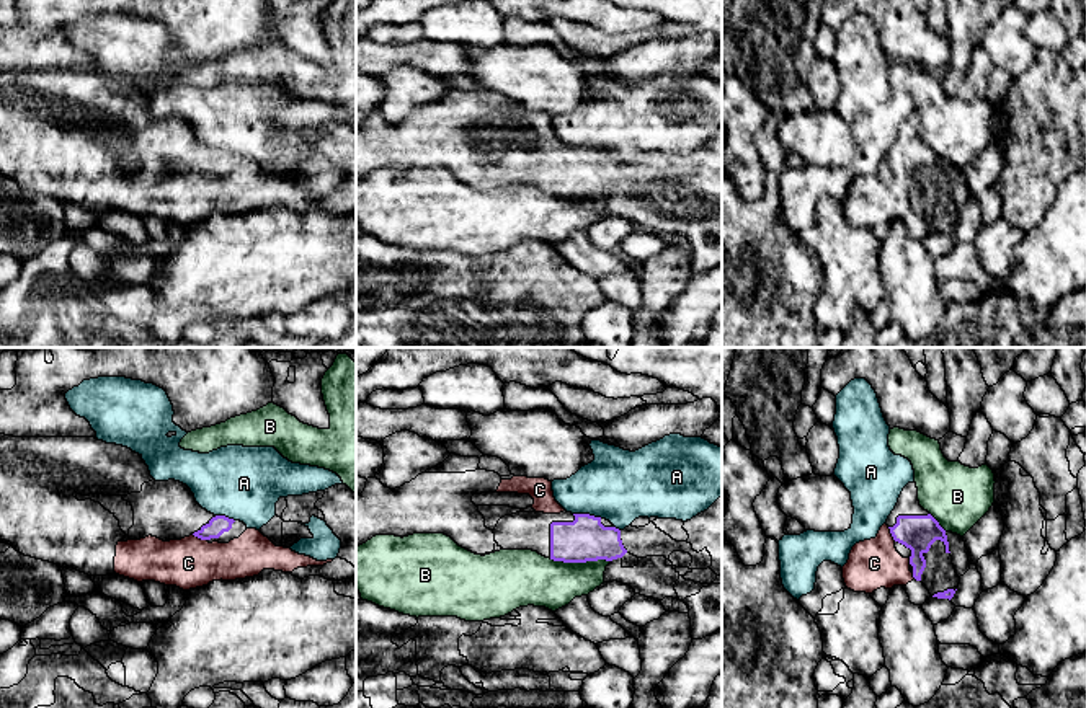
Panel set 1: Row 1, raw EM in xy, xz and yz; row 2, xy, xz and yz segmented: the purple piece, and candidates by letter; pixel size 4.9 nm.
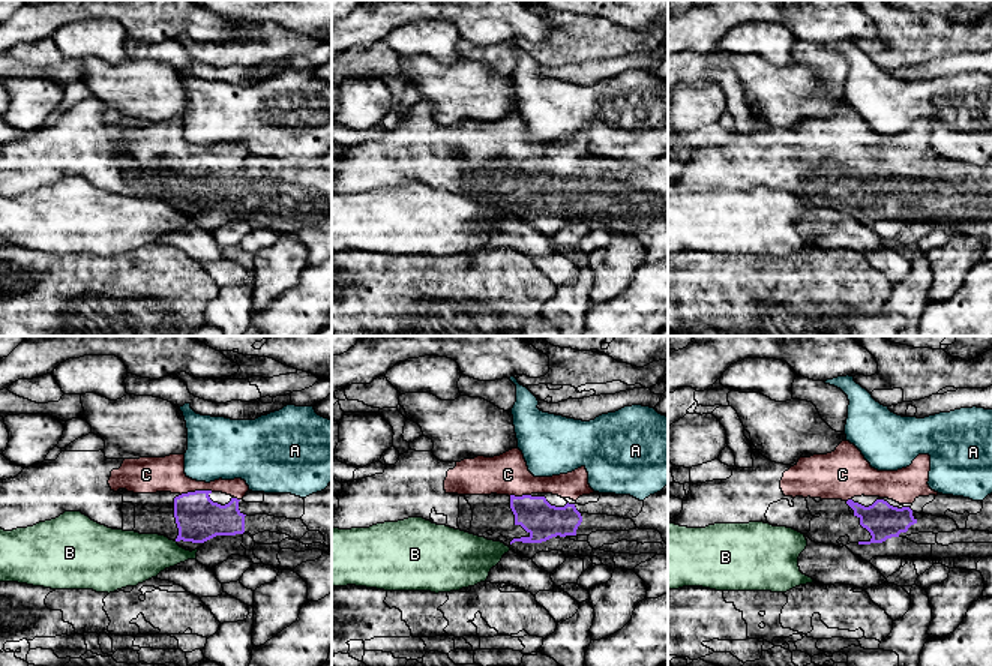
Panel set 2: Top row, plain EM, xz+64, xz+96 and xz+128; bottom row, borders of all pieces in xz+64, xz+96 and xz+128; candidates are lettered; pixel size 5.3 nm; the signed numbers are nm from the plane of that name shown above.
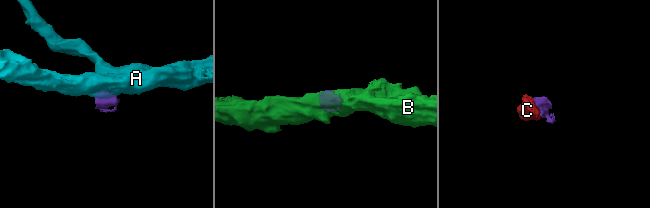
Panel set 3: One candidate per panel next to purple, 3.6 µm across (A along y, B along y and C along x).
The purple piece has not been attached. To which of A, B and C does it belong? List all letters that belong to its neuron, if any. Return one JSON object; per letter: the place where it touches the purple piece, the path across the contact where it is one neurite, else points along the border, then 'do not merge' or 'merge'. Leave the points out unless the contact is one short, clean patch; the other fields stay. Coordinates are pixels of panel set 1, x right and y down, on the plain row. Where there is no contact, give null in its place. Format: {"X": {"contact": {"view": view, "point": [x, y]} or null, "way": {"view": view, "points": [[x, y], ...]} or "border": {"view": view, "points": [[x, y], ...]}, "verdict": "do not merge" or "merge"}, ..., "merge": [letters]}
{"A": {"contact": {"view": "xz", "point": [588, 149]}, "border": {"view": "xz", "points": [[574, 147], [588, 147], [601, 152]]}, "verdict": "do not merge"}, "B": {"contact": {"view": "xz", "point": [580, 196]}, "border": {"view": "xz", "points": [[549, 193], [562, 196], [609, 196]]}, "verdict": "do not merge"}, "C": {"contact": {"view": "xy", "point": [200, 172]}, "way": {"view": "xy", "points": [[219, 159], [200, 172], [195, 190], [188, 198]]}, "verdict": "merge"}, "merge": ["C"]}

